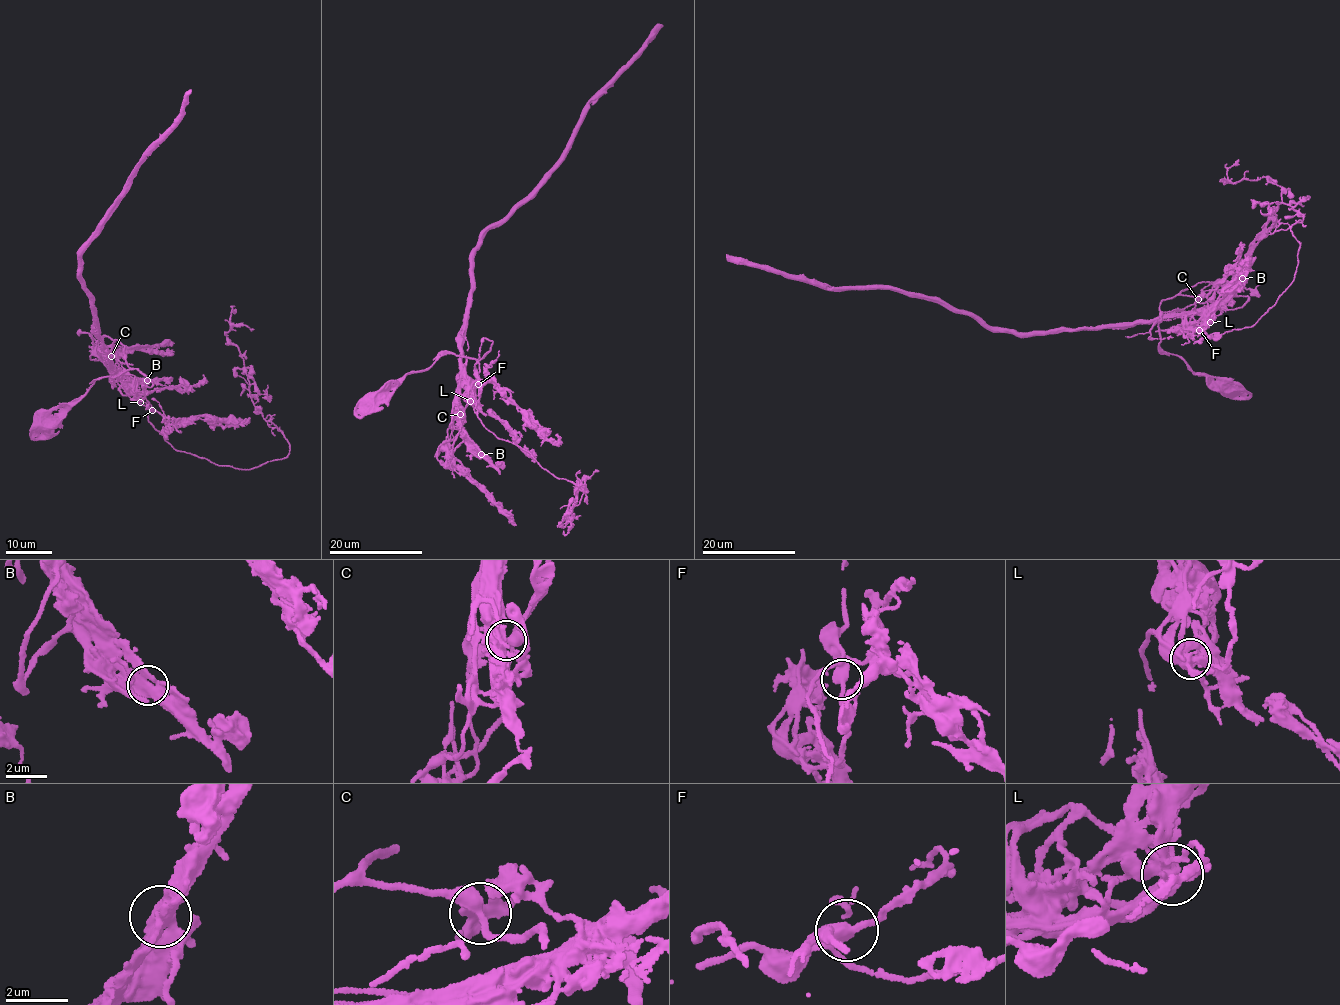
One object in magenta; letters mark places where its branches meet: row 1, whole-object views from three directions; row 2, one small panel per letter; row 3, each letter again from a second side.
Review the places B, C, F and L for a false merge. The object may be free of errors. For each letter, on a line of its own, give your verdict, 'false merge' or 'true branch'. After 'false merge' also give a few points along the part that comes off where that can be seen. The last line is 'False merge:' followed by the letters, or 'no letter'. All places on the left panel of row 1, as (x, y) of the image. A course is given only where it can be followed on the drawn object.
B: false merge; foreign part runs (147, 379), (119, 376), (113, 366), (96, 331), (78, 257), (139, 159), (178, 117), (191, 89)
C: true branch
F: true branch
L: true branch
False merge: B

